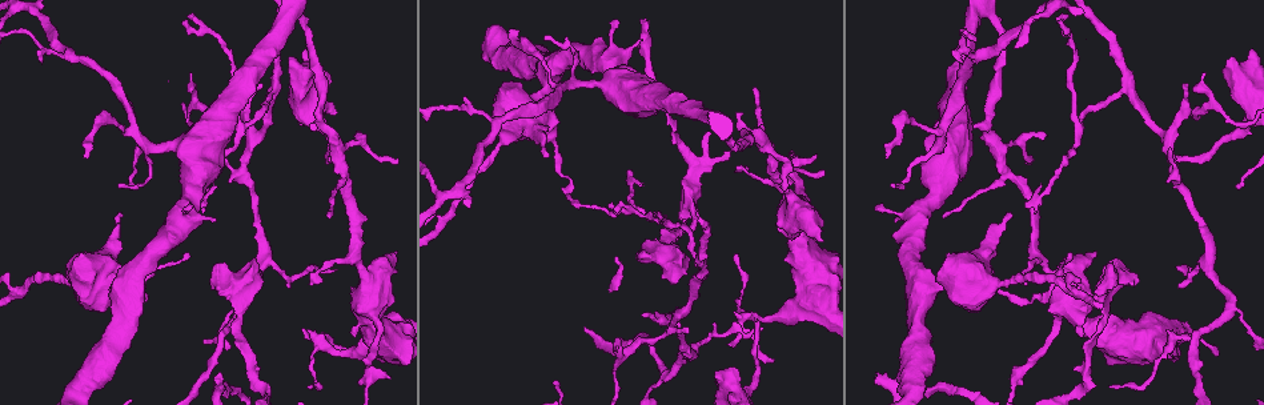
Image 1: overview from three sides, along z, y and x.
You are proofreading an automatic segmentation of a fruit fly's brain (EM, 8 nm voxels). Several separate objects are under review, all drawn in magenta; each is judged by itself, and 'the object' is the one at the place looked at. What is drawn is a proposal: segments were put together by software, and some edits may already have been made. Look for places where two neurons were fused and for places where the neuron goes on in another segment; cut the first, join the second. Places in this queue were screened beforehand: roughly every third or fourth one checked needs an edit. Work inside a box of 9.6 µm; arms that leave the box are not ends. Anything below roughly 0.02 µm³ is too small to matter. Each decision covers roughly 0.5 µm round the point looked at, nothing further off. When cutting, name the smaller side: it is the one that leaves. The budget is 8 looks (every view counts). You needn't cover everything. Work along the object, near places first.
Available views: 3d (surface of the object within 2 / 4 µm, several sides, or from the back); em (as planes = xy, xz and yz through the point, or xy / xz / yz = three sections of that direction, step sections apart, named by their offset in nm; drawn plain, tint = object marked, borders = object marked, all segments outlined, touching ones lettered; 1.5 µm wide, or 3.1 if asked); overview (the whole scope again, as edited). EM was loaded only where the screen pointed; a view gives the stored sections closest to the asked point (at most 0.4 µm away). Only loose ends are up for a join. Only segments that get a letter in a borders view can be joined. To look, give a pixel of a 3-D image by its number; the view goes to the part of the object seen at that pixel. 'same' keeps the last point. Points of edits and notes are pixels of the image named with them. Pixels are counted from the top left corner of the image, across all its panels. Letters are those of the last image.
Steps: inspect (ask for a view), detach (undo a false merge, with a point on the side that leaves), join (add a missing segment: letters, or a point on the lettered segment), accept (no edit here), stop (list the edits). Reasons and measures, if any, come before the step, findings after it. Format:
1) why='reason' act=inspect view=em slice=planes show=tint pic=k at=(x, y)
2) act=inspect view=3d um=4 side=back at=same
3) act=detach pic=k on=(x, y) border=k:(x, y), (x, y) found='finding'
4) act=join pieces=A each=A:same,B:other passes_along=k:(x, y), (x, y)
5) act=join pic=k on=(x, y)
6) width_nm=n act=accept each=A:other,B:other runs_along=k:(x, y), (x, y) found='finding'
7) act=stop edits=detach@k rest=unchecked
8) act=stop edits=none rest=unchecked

why='an open end' act=inspect view=3d um=4 pic=1 at=(1177, 161)

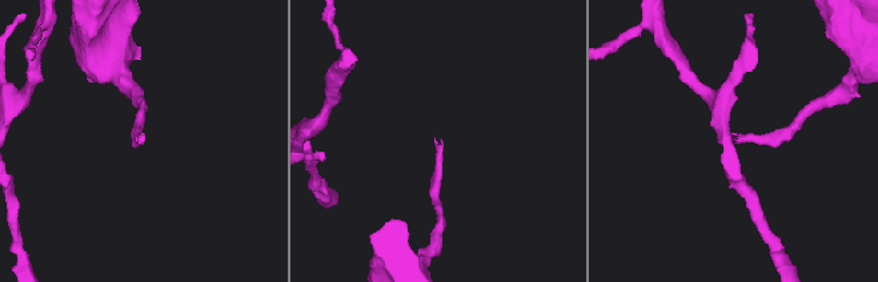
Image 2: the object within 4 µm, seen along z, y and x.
why='now the EM' act=inspect view=em slice=planes show=borders pic=2 at=(435, 144)

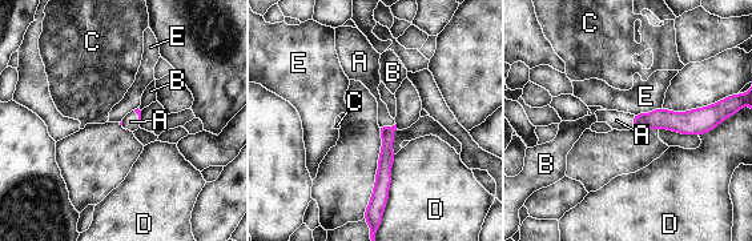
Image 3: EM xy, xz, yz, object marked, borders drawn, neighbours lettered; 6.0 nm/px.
longest_contact=D:380nm act=join pic=3 on=(383, 116) each=A:same,B:other,C:other,D:other,E:other passes_along=3:(385, 163), (386, 127), (383, 116) found='it goes on there'

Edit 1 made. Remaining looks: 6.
why='free end' act=inspect view=3d um=4 pic=1 at=(615, 350)

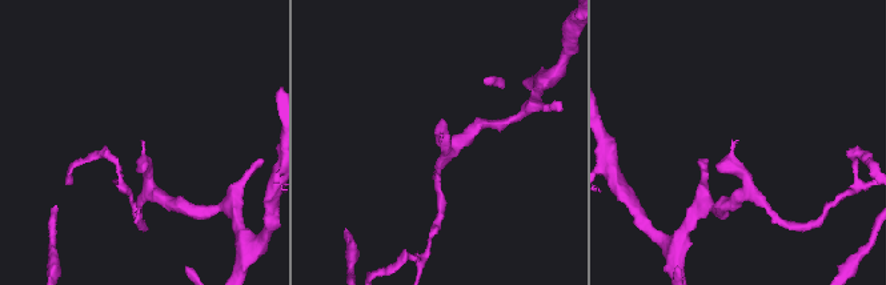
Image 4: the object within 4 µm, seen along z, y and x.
act=inspect view=em slice=planes show=borders pic=4 at=(439, 140)

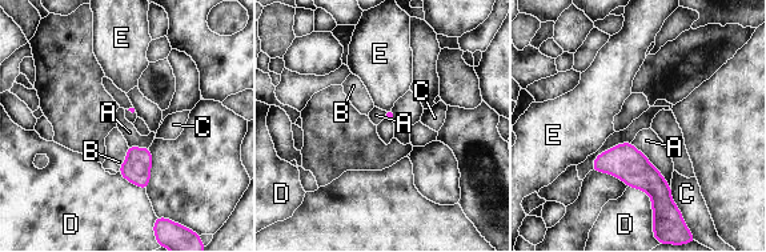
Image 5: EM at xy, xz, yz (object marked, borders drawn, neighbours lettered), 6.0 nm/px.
act=accept each=A:other,B:other,C:other,D:other,E:other border=5:(630, 143), (648, 159), (670, 187) found='no lettered segment goes on from it'

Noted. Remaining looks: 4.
why='tapers out' act=inspect view=em slice=xy step=8 show=borders pic=1 at=(1061, 23)

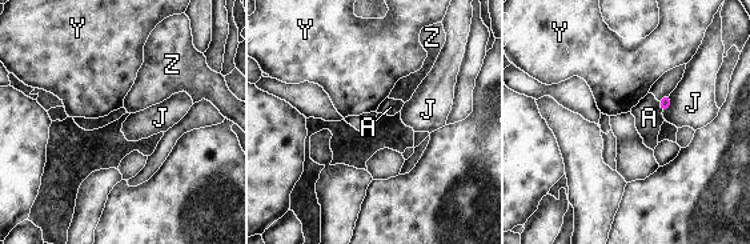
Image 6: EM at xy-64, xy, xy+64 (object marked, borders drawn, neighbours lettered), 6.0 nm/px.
why='another direction' act=inspect view=em slice=planes show=borders at=same

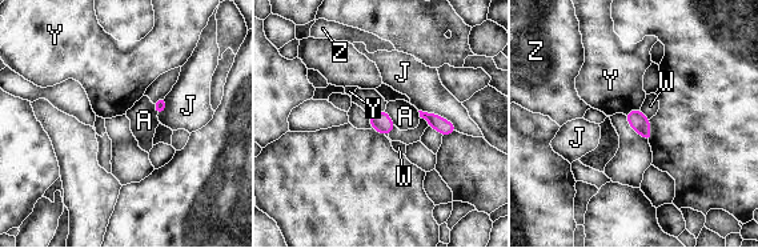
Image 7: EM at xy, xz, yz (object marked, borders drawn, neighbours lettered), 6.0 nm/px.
width_nm=110 act=accept each=A:other,J:other,W:other,Y:other,Z:other border=7:(385, 110), (396, 126) found='none of them fits'

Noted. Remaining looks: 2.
act=stop edits=join@3 rest=unchecked

